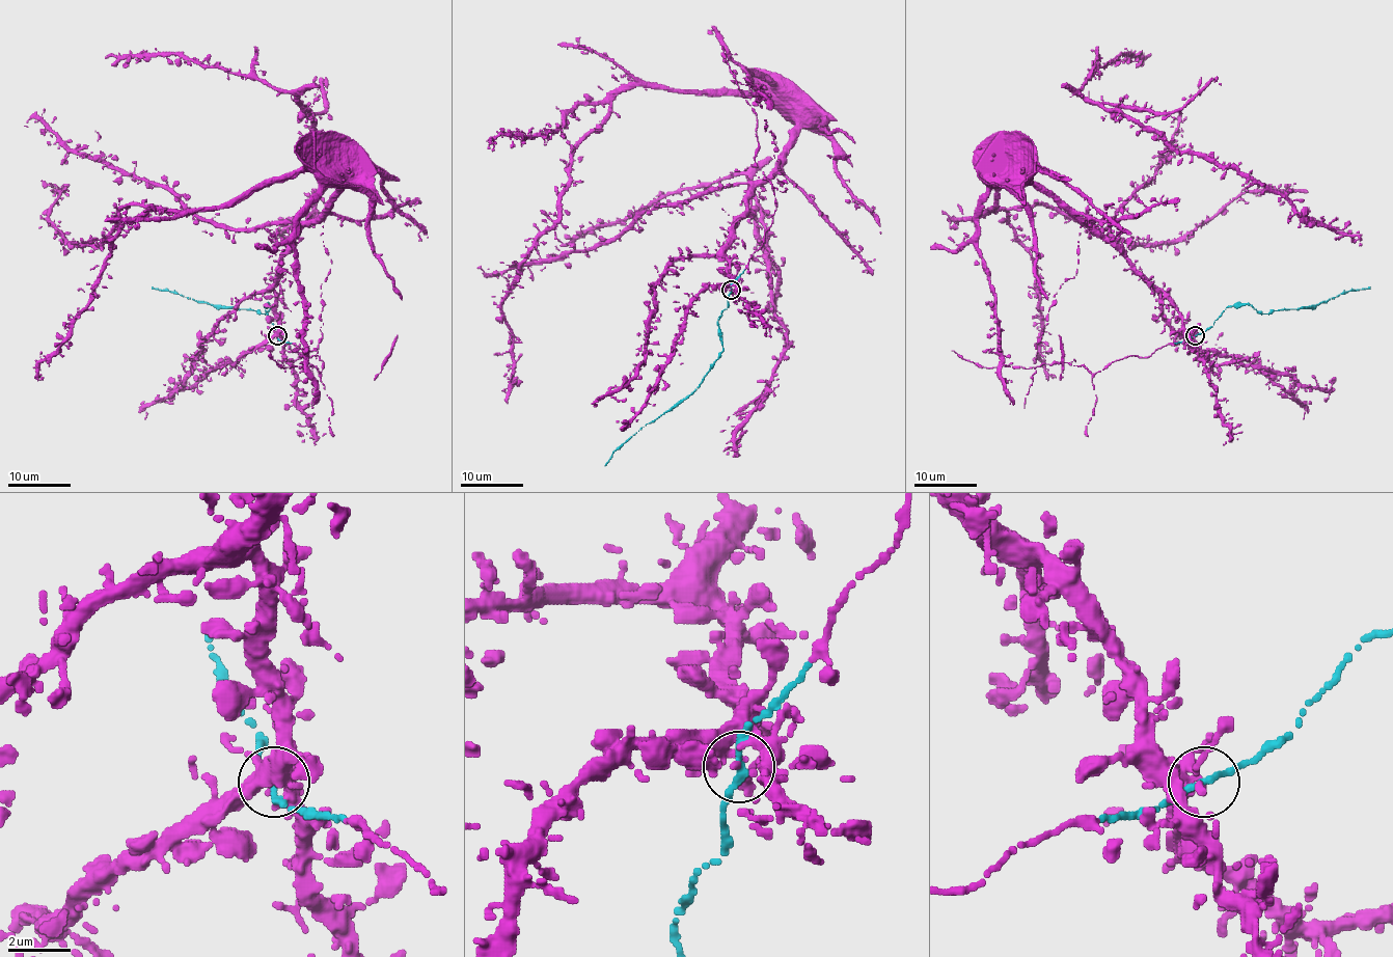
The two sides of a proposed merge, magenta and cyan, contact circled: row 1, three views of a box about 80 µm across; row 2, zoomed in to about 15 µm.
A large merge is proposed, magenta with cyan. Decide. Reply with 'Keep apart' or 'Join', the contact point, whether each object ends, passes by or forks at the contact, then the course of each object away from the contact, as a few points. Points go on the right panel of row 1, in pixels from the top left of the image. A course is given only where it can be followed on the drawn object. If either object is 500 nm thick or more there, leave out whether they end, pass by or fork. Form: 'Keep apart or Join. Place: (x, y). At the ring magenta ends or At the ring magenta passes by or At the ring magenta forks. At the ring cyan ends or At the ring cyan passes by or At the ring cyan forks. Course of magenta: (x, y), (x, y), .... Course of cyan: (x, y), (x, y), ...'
Join. Place: (1195, 335). At the ring magenta ends. At the ring cyan passes by. Course of magenta: (1194, 335), (1093, 229), (1000, 171), (990, 211), (1046, 204), (1141, 244), (1183, 239), (1243, 192), (1307, 192). Course of cyan: (1194, 335), (1205, 332), (1227, 307), (1248, 304), (1269, 313), (1312, 308), (1339, 294), (1370, 286)

